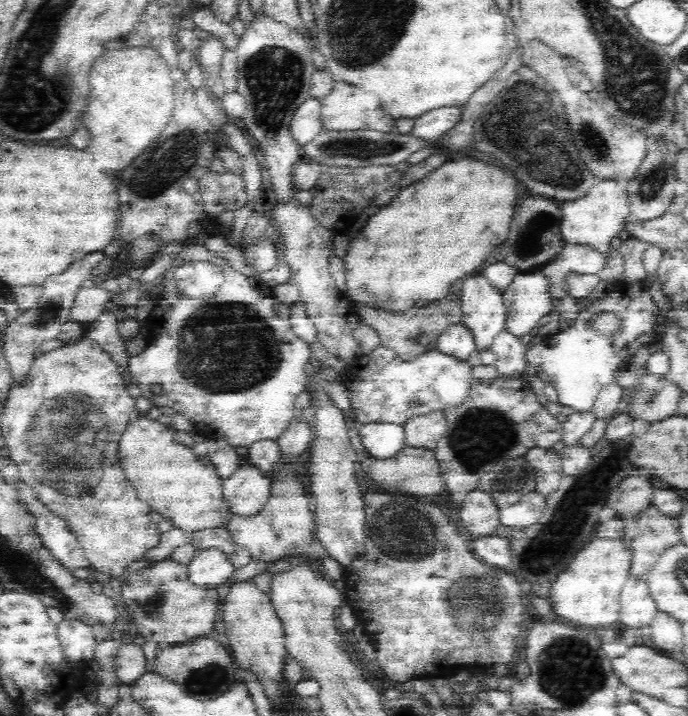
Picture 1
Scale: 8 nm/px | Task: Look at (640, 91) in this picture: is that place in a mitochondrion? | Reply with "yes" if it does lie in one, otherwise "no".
yes

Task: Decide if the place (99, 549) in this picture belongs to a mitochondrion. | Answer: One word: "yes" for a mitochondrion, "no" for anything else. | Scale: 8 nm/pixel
no

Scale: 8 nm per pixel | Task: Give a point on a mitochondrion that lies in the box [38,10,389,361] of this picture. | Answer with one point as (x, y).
(274, 76)

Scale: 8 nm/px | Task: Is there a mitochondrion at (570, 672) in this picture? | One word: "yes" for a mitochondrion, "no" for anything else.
yes

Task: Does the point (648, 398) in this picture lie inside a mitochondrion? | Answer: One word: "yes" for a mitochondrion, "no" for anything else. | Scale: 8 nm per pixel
yes

